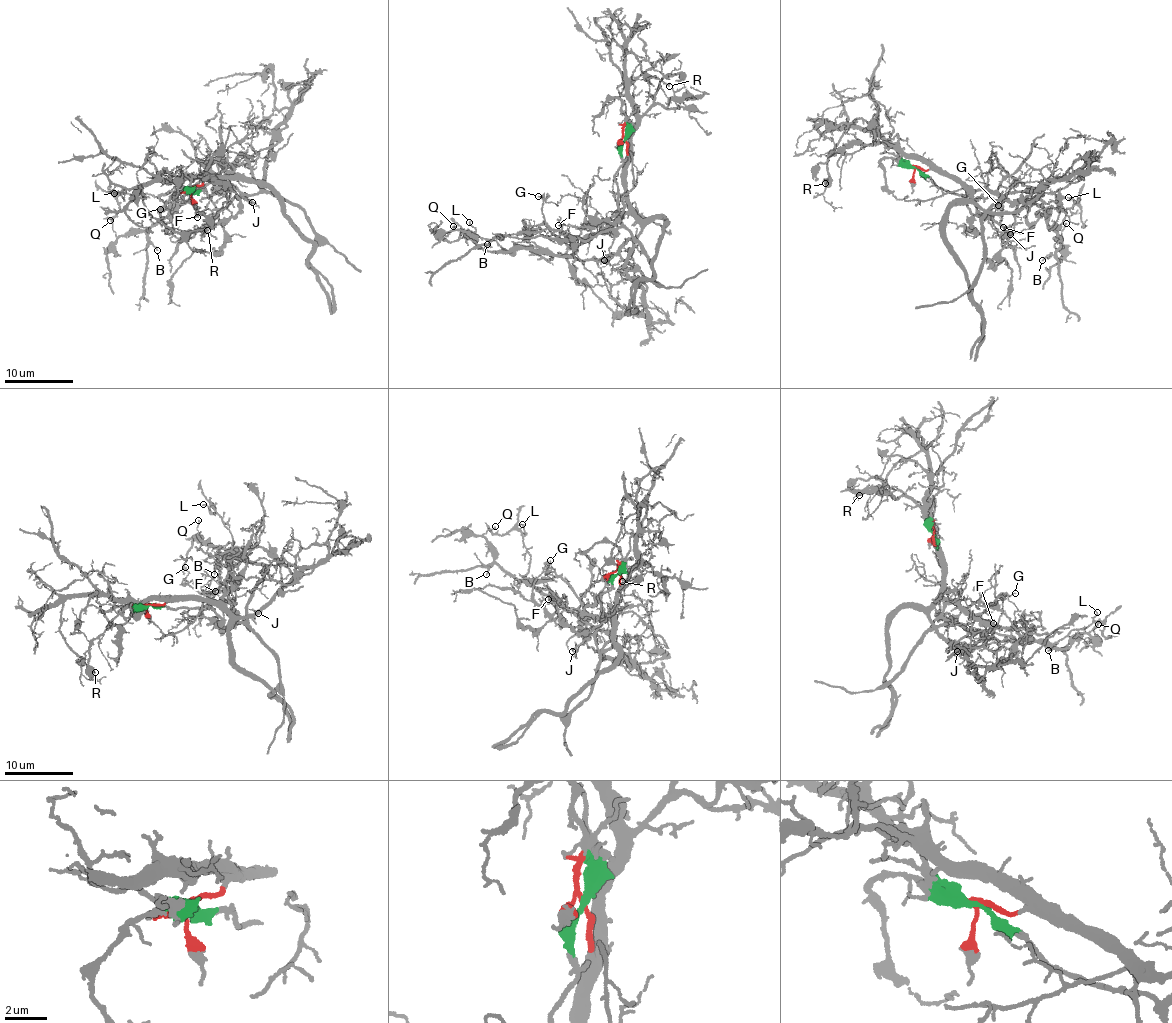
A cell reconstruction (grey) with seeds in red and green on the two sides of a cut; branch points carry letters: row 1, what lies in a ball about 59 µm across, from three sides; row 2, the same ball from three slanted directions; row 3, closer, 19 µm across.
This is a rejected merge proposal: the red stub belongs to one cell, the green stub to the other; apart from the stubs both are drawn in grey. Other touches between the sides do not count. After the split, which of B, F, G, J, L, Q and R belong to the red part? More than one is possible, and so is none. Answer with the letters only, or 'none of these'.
R

